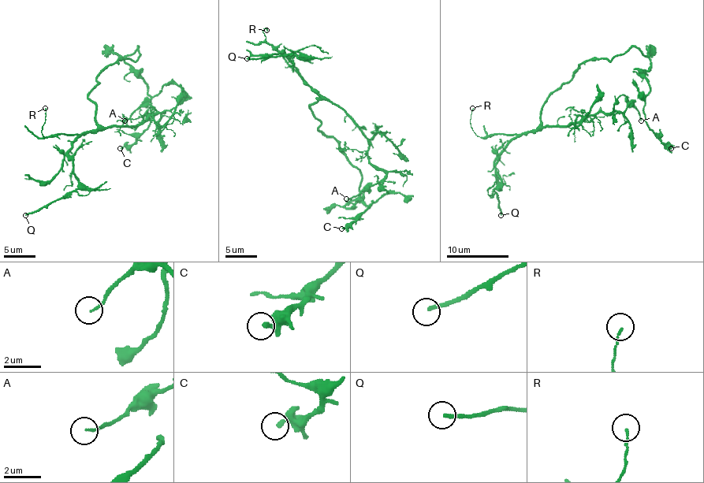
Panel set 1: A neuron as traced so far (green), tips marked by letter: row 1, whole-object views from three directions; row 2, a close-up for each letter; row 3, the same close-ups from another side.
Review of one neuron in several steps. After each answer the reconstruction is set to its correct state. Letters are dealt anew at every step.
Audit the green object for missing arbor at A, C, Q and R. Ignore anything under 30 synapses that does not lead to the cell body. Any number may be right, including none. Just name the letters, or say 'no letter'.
no letter

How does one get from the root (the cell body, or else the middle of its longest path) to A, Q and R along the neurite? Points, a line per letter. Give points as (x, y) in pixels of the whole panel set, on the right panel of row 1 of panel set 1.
A: (574, 73), (542, 105), (541, 127), (569, 127), (599, 113), (622, 113), (627, 106), (633, 106), (641, 120)
Q: (574, 73), (542, 105), (541, 124), (516, 135), (499, 154), (496, 175), (500, 183), (494, 191), (500, 215)
R: (574, 73), (542, 105), (541, 124), (535, 130), (480, 137), (470, 124), (472, 108)

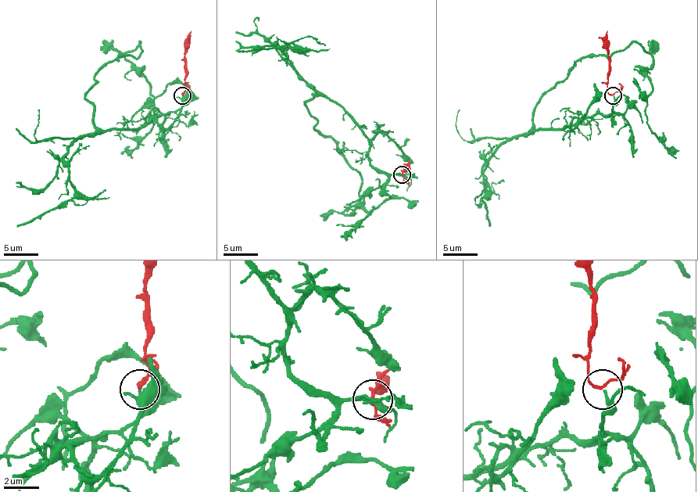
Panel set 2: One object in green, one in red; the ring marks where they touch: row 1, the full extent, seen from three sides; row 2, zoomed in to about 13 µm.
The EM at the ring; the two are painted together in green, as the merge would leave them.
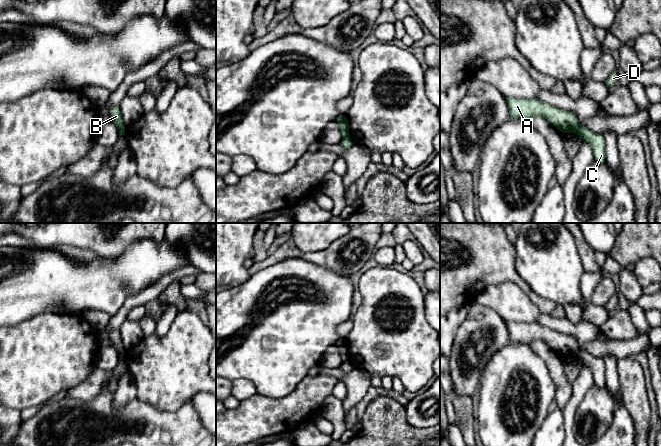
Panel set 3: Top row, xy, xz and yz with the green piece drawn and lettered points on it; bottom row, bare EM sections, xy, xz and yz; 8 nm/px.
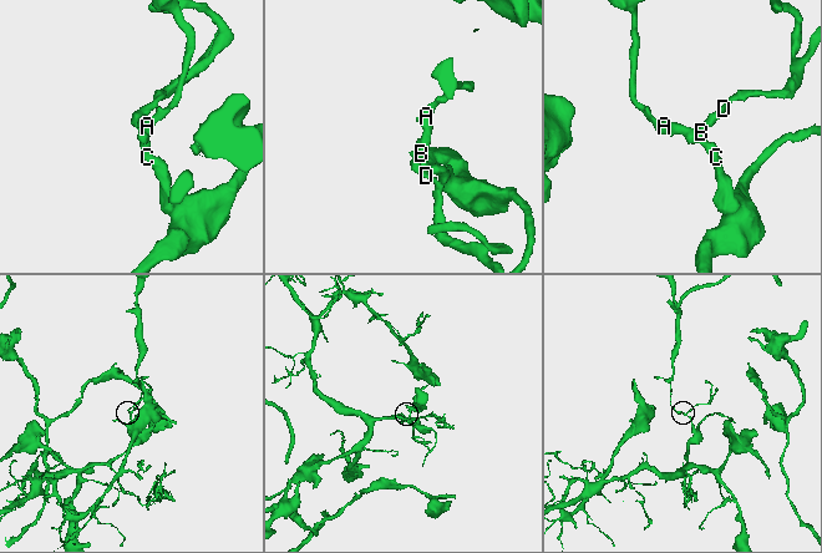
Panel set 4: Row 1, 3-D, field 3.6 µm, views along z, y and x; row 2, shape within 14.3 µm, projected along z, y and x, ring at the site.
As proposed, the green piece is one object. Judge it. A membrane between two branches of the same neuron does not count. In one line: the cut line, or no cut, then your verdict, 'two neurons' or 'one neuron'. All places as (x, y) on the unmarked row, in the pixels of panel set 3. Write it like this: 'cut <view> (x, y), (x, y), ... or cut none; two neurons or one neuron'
cut yz (581, 350), (577, 356); two neurons

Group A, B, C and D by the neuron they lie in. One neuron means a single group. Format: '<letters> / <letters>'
A B D / C

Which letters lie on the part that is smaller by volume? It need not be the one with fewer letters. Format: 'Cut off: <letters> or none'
Cut off: A, B, D

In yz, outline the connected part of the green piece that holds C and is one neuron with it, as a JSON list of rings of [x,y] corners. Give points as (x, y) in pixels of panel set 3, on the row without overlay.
[[[581,350],[578,354],[579,361],[590,368],[594,384],[599,387],[606,387],[606,367],[602,358],[590,355],[586,350]]]

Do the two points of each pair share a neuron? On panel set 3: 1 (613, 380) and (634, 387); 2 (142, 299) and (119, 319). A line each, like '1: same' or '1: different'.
1: different
2: same

